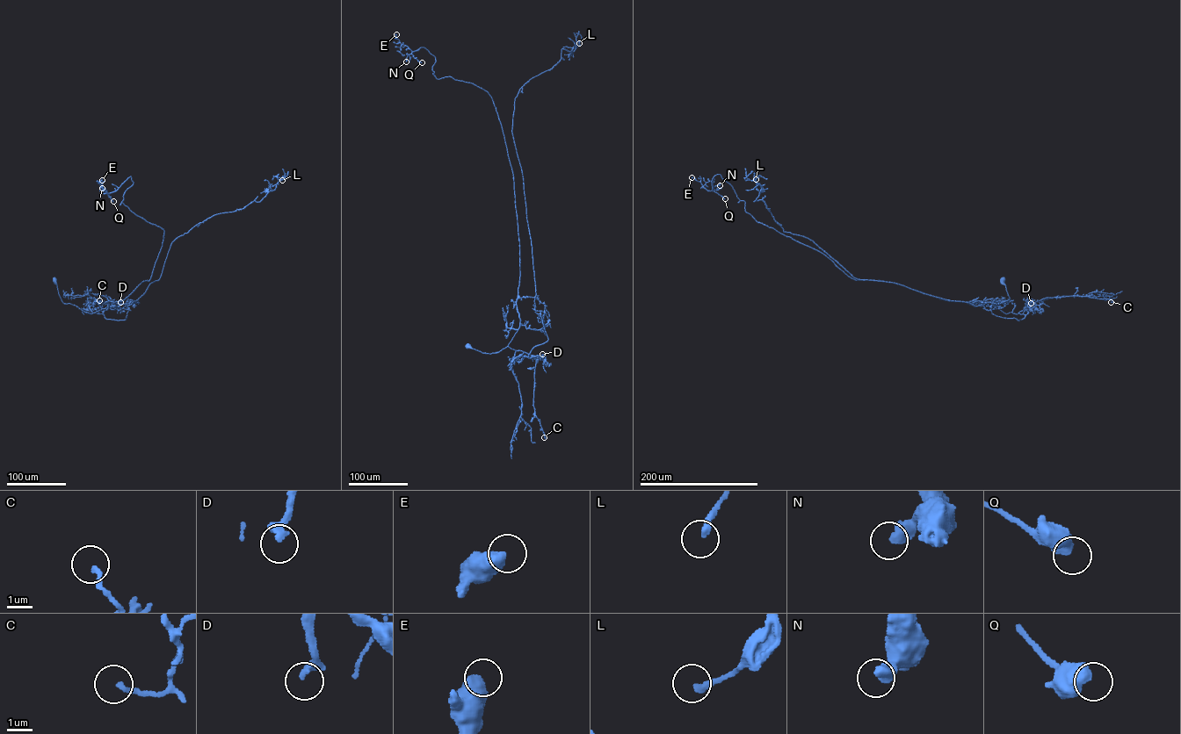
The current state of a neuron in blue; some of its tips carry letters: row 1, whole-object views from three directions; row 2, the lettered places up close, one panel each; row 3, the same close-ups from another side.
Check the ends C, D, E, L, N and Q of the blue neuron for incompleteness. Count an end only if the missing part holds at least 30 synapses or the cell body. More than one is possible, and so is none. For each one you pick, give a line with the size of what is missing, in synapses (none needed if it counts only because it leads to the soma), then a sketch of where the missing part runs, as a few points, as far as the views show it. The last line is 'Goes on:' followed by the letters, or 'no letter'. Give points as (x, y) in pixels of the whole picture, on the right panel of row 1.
Goes on: no letter

